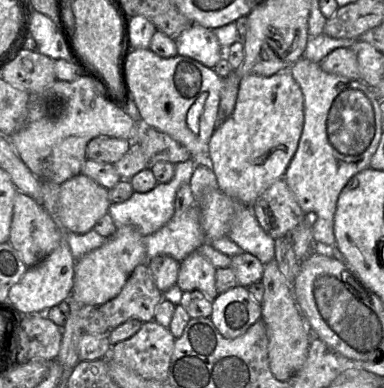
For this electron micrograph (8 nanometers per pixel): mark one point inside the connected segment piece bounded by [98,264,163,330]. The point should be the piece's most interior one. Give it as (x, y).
(139, 297)

